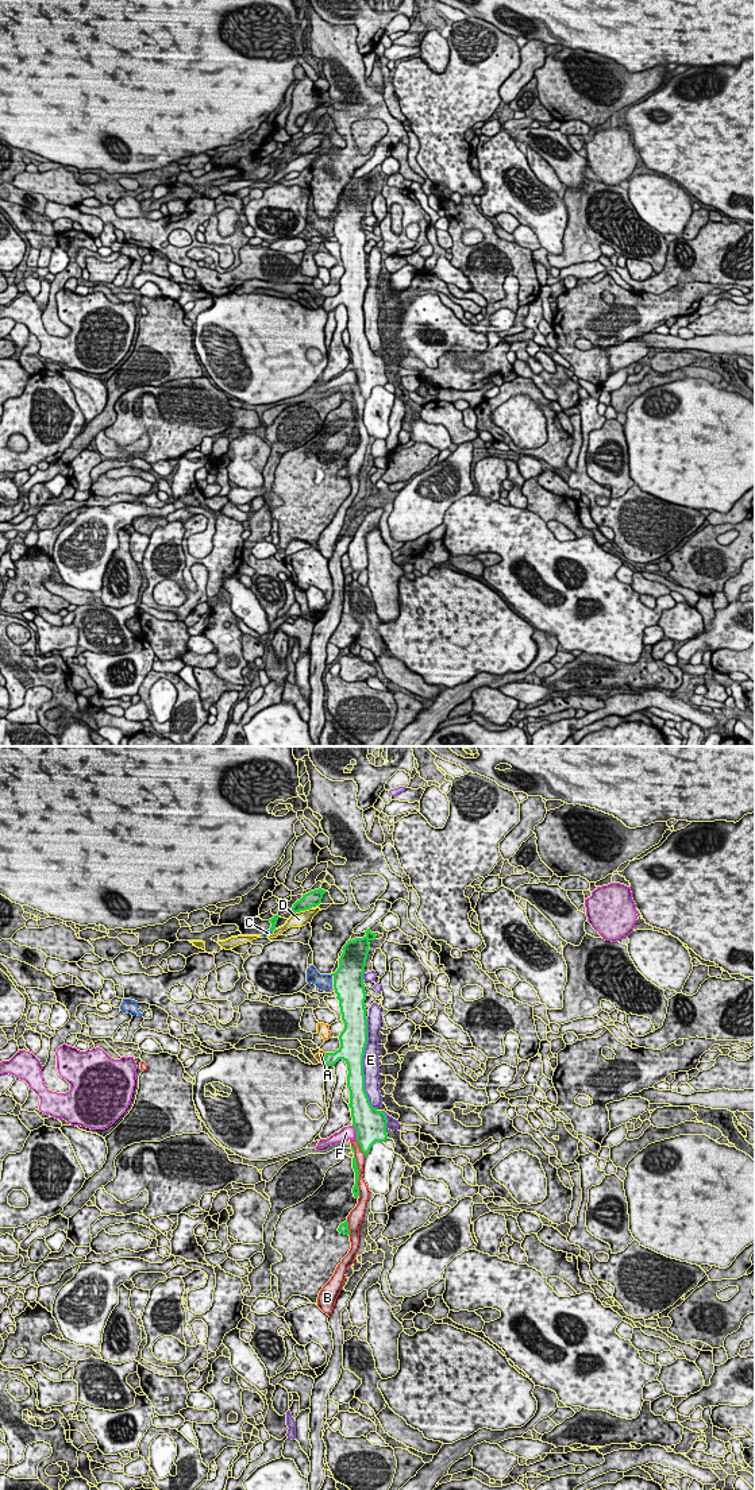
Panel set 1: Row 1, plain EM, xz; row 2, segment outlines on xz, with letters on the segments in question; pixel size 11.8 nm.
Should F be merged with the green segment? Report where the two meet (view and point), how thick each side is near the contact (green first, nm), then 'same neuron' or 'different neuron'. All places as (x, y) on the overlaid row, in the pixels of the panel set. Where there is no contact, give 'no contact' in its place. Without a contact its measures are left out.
contact xz (357, 1133); calibres 380 and 160 nm; different neuron

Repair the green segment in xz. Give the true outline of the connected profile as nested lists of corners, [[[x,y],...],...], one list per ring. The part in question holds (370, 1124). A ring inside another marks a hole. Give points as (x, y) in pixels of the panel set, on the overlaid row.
[[[370,929],[365,933],[363,938],[347,941],[342,949],[339,968],[332,973],[344,1028],[339,1035],[340,1047],[335,1053],[326,1053],[321,1064],[334,1066],[339,1059],[347,1064],[348,1107],[357,1130],[357,1142],[366,1158],[375,1142],[388,1139],[388,1119],[385,1112],[371,1107],[365,1091],[363,1055],[369,1038],[363,973],[370,951],[369,942],[377,937]]]

